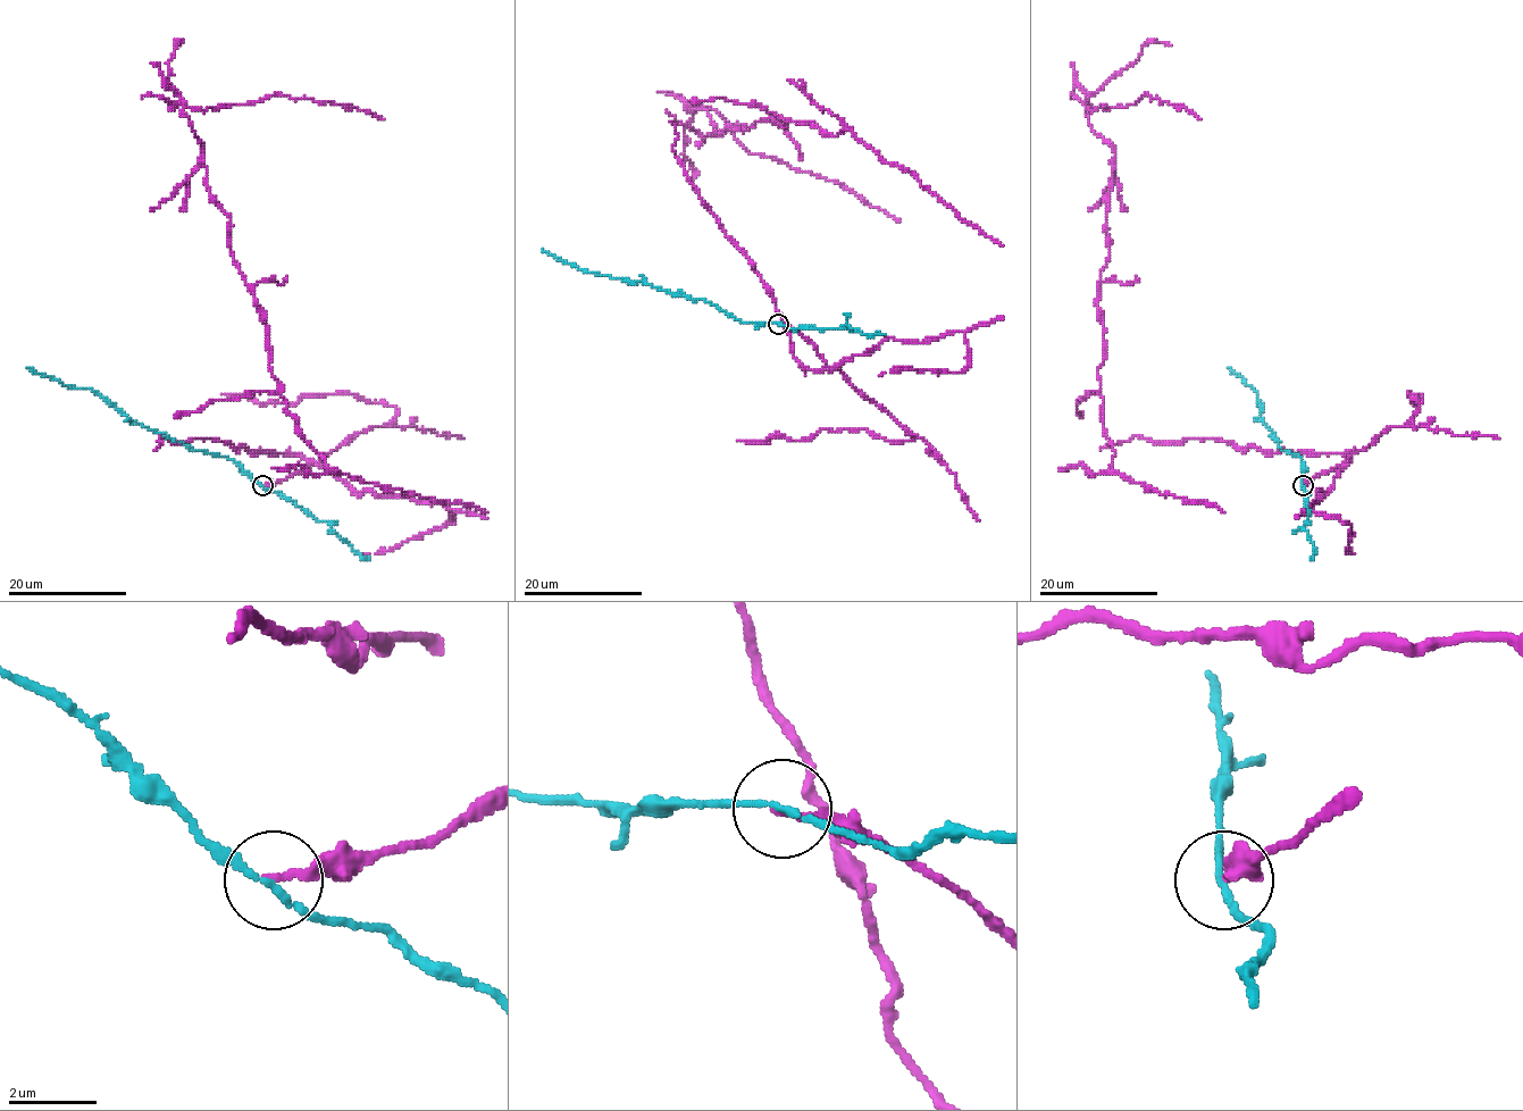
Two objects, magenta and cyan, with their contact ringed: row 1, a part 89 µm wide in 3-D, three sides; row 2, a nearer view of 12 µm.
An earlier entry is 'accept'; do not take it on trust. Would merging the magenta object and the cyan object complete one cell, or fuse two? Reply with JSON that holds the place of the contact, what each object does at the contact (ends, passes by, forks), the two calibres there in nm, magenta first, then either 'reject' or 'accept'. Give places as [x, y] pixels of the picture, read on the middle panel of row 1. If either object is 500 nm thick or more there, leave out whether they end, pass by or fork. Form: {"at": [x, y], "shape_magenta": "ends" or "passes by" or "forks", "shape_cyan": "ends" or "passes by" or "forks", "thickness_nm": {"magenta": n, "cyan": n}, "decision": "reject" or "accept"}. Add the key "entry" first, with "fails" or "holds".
{"entry": "fails", "at": [778, 324], "shape_magenta": "ends", "shape_cyan": "passes by", "thickness_nm": {"magenta": 170, "cyan": 140}, "decision": "reject"}

